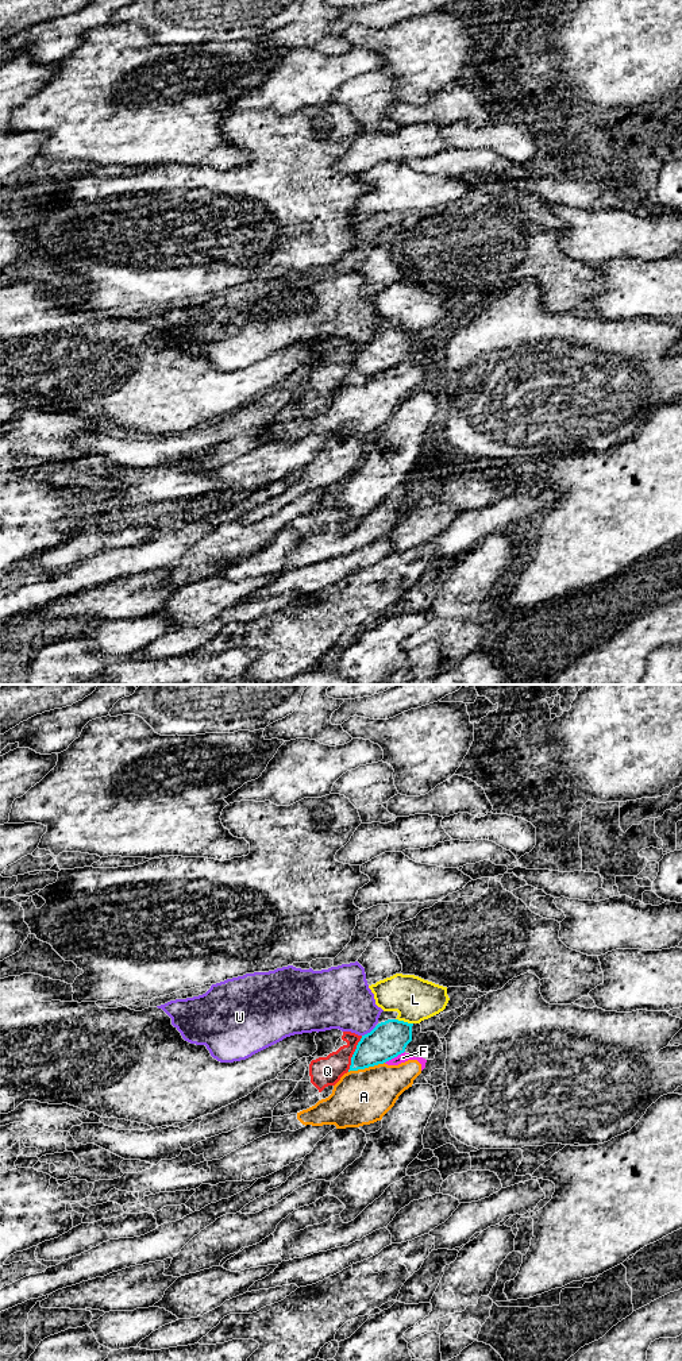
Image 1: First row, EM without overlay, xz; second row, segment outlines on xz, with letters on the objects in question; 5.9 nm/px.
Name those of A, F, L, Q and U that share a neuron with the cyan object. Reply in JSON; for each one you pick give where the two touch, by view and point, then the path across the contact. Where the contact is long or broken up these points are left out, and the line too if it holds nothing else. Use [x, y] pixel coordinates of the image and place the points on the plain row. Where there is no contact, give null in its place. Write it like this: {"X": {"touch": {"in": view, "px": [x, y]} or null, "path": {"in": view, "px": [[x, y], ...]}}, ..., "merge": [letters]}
{"merge": []}

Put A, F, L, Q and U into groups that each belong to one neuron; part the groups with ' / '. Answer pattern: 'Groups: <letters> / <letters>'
Groups: A F / L / Q / U

